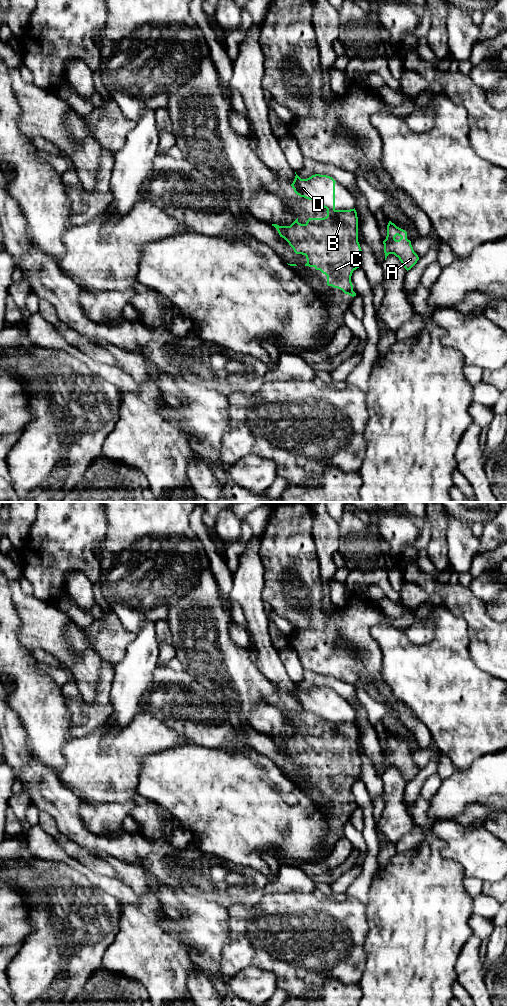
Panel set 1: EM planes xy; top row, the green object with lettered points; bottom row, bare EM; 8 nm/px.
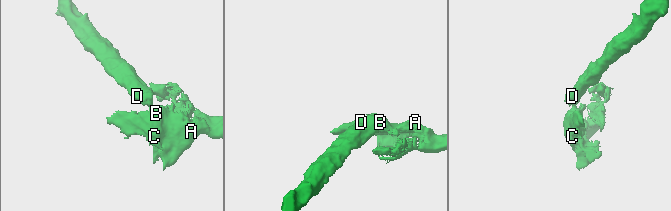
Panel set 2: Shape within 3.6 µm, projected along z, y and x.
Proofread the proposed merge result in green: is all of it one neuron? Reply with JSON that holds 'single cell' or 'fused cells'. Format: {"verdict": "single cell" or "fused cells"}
{"verdict": "fused cells"}

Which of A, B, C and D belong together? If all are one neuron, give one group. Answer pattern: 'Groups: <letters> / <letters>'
Groups: A B C / D

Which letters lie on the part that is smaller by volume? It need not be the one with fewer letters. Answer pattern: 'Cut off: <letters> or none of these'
Cut off: A, B, C

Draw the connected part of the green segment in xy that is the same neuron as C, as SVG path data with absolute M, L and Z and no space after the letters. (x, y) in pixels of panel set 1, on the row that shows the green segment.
M327 209L324 218L309 218L305 224L298 222L298 218L290 226L274 226L280 237L284 238L296 254L306 256L305 266L314 267L327 276L327 285L342 290L352 297L353 291L351 276L354 270L360 267L361 247L358 242L358 217L354 209L335 210Z

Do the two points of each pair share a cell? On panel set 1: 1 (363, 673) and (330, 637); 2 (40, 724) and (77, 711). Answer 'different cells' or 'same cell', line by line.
1: same cell
2: different cells

